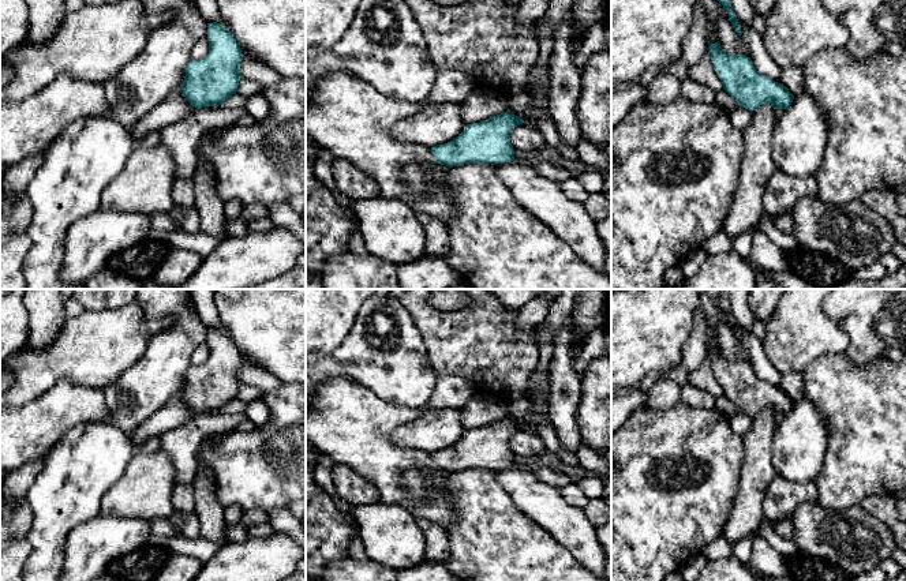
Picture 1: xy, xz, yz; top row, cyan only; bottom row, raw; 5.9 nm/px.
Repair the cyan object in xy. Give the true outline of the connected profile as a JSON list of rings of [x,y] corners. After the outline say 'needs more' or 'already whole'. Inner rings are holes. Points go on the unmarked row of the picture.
[[[217,327],[207,329],[209,359],[202,366],[191,366],[186,374],[186,382],[180,393],[186,405],[196,415],[222,411],[236,400],[239,387],[243,385],[240,367],[243,359],[232,337]]]; already whole

